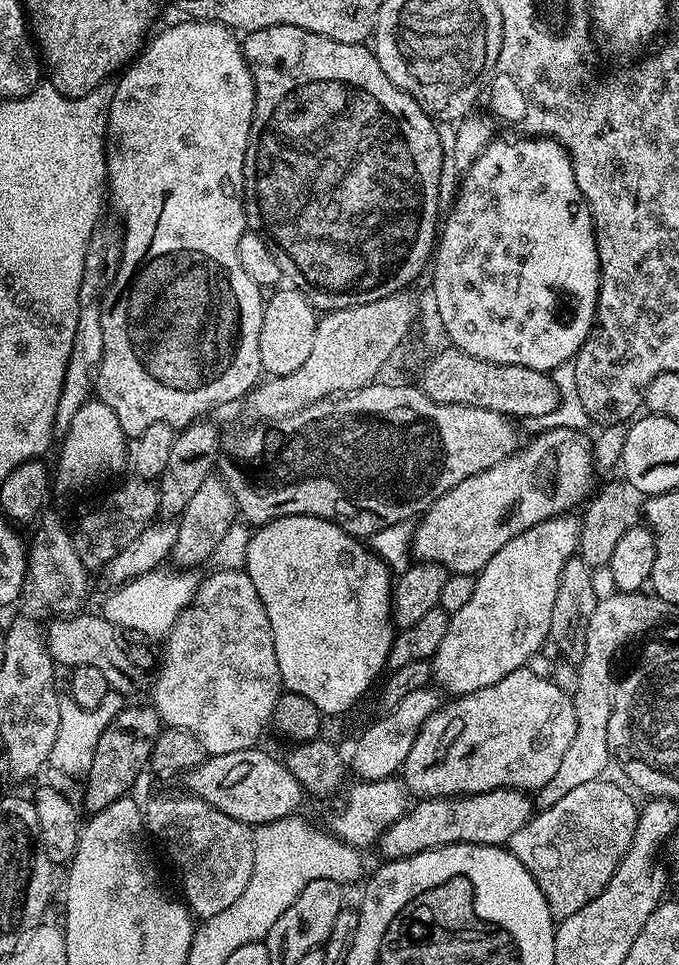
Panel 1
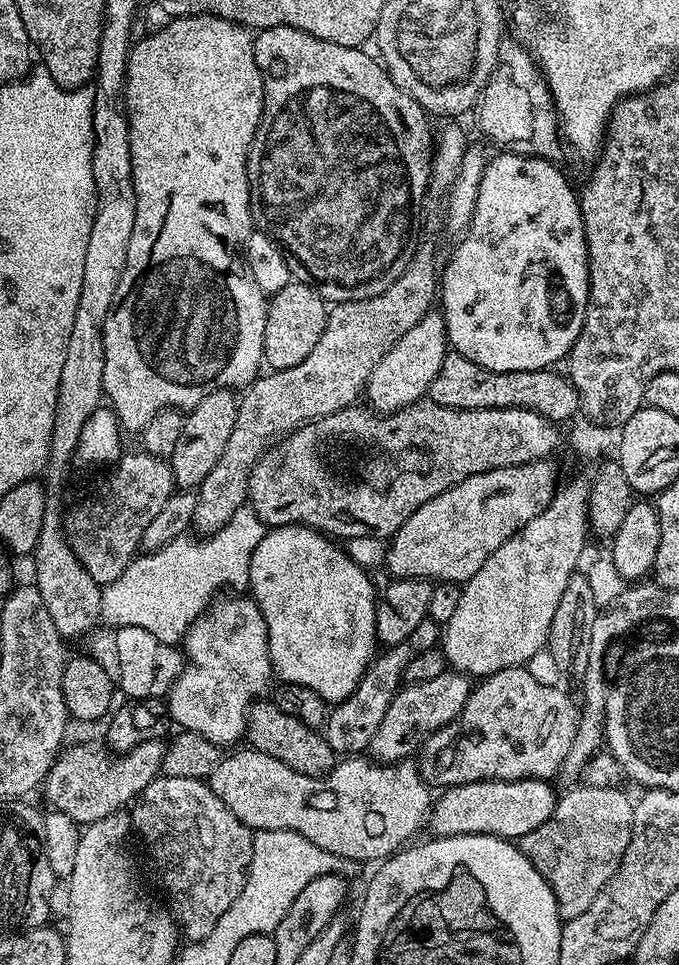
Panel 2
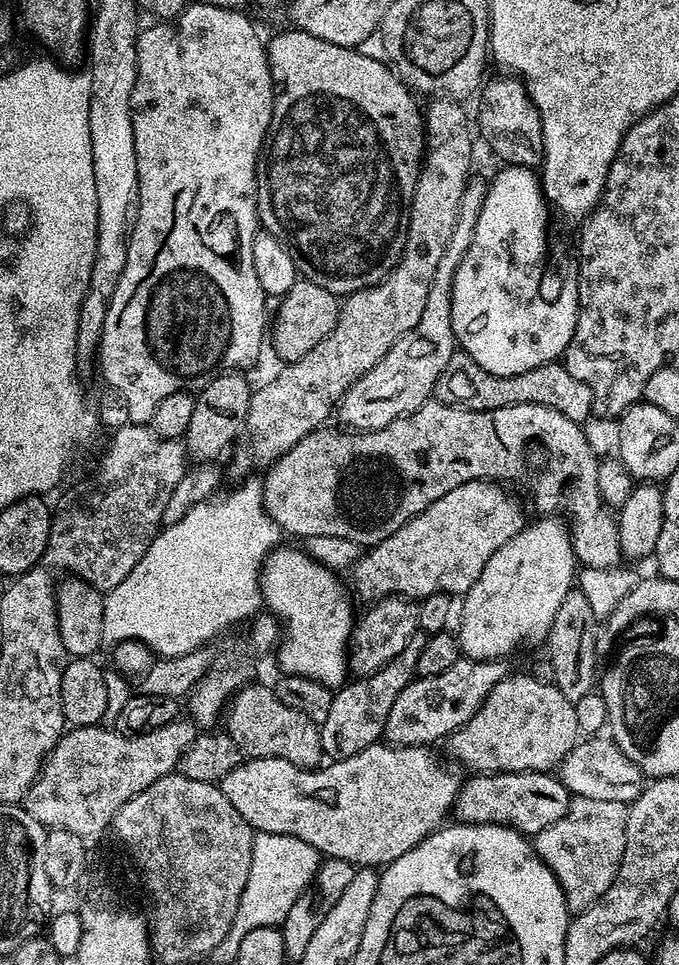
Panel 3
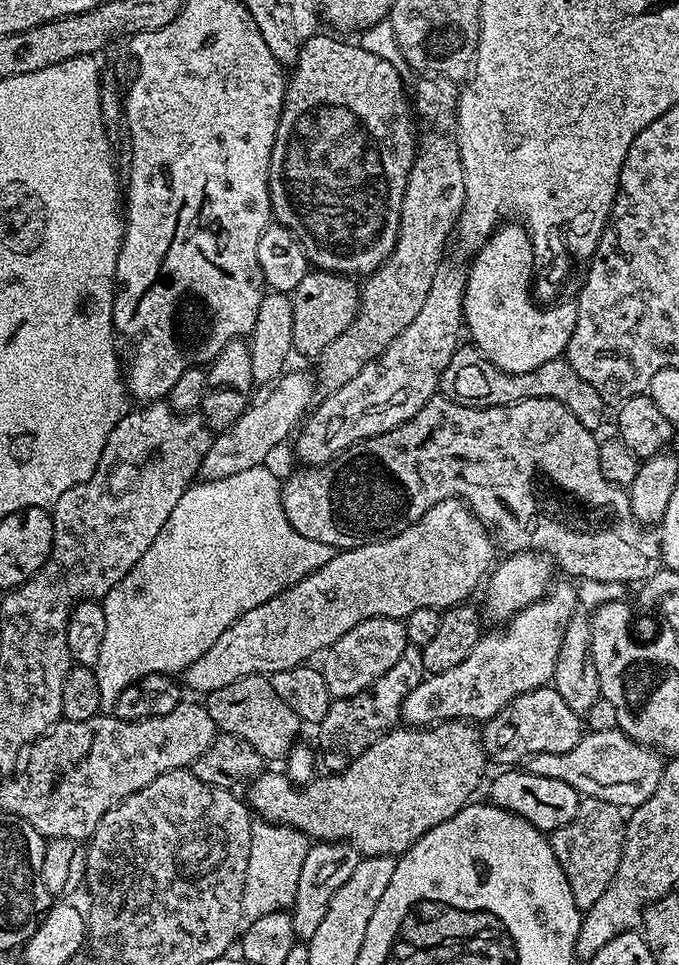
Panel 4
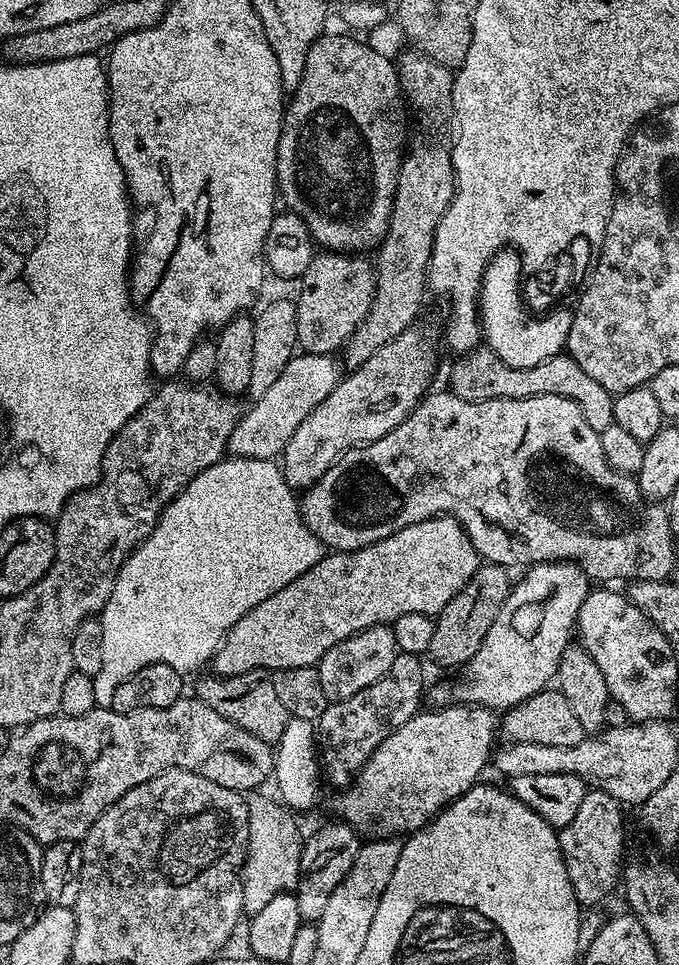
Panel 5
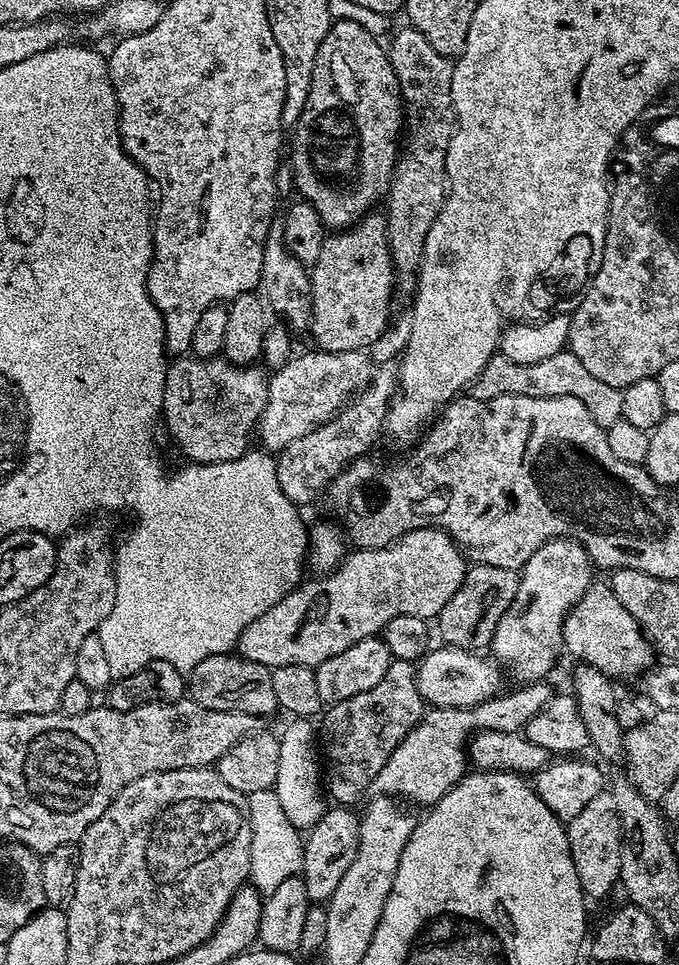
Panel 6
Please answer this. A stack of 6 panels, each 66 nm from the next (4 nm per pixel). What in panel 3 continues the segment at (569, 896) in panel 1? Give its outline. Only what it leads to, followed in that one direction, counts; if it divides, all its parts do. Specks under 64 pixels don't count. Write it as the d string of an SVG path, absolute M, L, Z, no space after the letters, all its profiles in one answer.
M575 797L568 805L568 813L554 826L546 826L534 837L536 853L542 858L542 862L558 878L558 886L562 886L564 897L568 903L569 913L579 914L585 912L614 882L618 874L618 866L622 862L622 850L626 850L626 818L629 805L622 802L602 802L602 798Z

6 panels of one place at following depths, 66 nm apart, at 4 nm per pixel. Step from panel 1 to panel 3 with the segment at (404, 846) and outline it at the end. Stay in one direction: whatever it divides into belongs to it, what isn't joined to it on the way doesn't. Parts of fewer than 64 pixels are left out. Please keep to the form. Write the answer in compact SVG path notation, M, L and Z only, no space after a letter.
M490 772L472 774L460 785L454 816L462 824L505 824L534 838L568 813L570 793L559 775L547 772Z

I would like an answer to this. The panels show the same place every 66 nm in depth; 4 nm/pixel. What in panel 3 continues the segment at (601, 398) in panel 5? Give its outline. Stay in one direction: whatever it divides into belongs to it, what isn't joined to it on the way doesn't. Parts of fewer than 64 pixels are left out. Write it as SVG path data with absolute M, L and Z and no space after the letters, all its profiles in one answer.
M457 350L450 362L446 362L446 370L438 374L434 396L439 403L455 404L458 408L469 408L475 412L498 410L502 406L537 404L566 414L566 418L578 425L583 425L584 419L592 416L590 386L586 386L586 382L578 382L578 378L574 378L574 374L570 374L570 370L566 370L560 362L543 364L534 370L526 370L526 374L499 376L490 374L490 370L482 370L474 358Z

